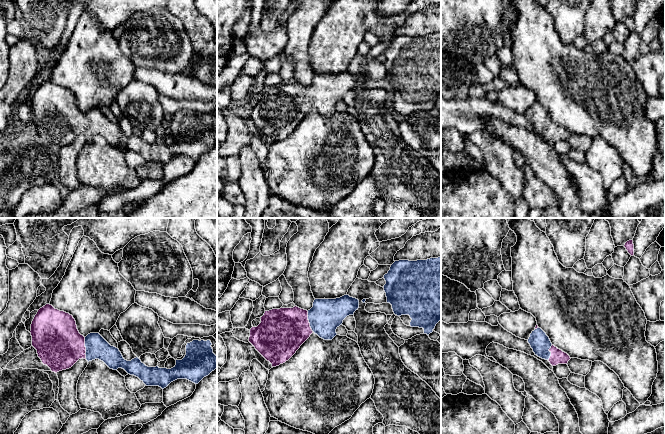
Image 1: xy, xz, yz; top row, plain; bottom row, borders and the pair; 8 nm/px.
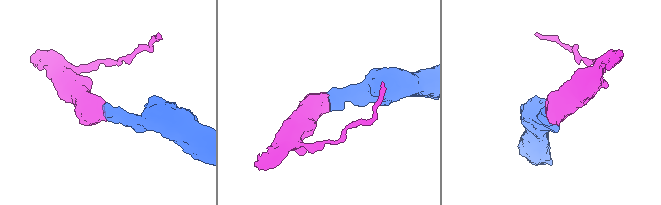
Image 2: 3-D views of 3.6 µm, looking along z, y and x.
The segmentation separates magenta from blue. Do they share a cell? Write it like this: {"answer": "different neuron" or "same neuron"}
{"answer": "same neuron"}

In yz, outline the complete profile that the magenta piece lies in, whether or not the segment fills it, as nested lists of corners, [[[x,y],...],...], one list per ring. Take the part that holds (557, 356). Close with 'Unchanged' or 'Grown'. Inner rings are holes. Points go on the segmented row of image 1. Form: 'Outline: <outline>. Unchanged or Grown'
Outline: [[[536,325],[528,339],[533,352],[538,357],[548,360],[552,366],[558,364],[567,364],[571,359],[570,356],[562,350],[555,347],[546,333]]]. Grown

